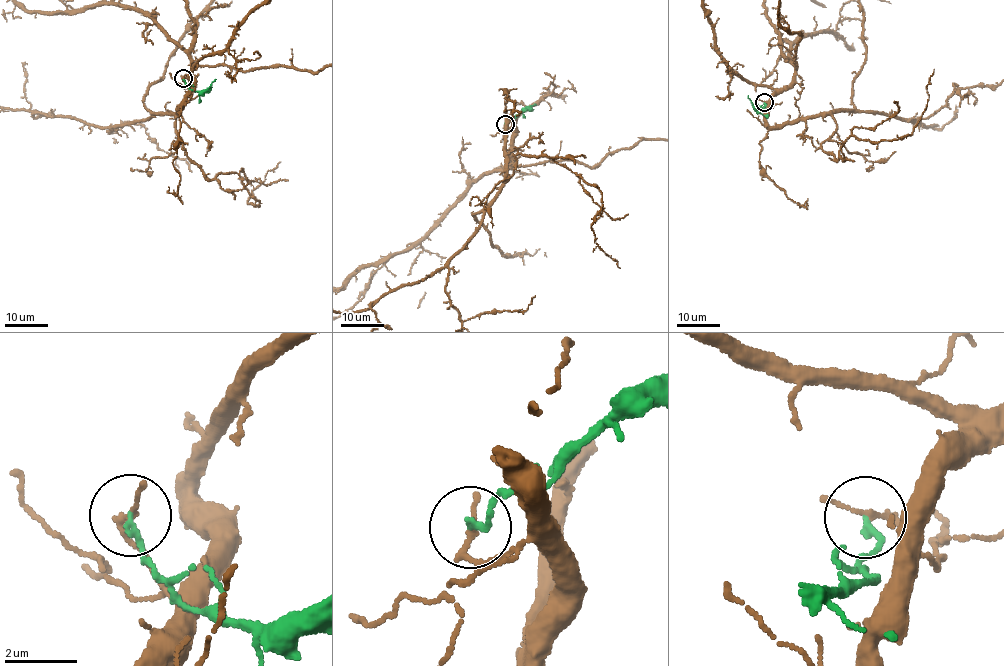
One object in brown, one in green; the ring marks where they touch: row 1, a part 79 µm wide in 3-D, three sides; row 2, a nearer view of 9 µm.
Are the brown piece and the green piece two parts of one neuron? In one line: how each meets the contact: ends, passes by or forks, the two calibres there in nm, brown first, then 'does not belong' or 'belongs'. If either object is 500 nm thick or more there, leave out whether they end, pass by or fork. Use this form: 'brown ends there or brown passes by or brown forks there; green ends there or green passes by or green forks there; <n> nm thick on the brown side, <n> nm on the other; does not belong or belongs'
brown passes by; green ends there; 120 nm thick on the brown side, 150 nm on the other; does not belong

